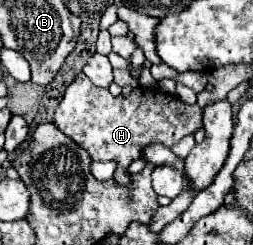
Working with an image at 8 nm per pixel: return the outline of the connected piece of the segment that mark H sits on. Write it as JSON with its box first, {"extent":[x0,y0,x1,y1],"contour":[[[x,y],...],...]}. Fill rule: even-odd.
{"extent":[54,73,202,185],"contour":[[[84,73],[76,75],[76,79],[66,87],[62,101],[56,107],[54,113],[54,123],[58,129],[62,129],[64,135],[68,135],[70,139],[76,141],[78,147],[86,149],[92,161],[114,161],[118,167],[114,171],[114,181],[118,185],[130,185],[130,173],[128,167],[132,161],[142,157],[144,147],[152,145],[152,143],[162,143],[168,149],[174,147],[182,137],[194,133],[196,129],[200,129],[202,121],[202,109],[198,105],[186,105],[182,103],[176,95],[168,95],[158,91],[158,87],[138,87],[134,89],[128,97],[112,97],[112,93],[108,89],[100,89],[96,87]]]}

